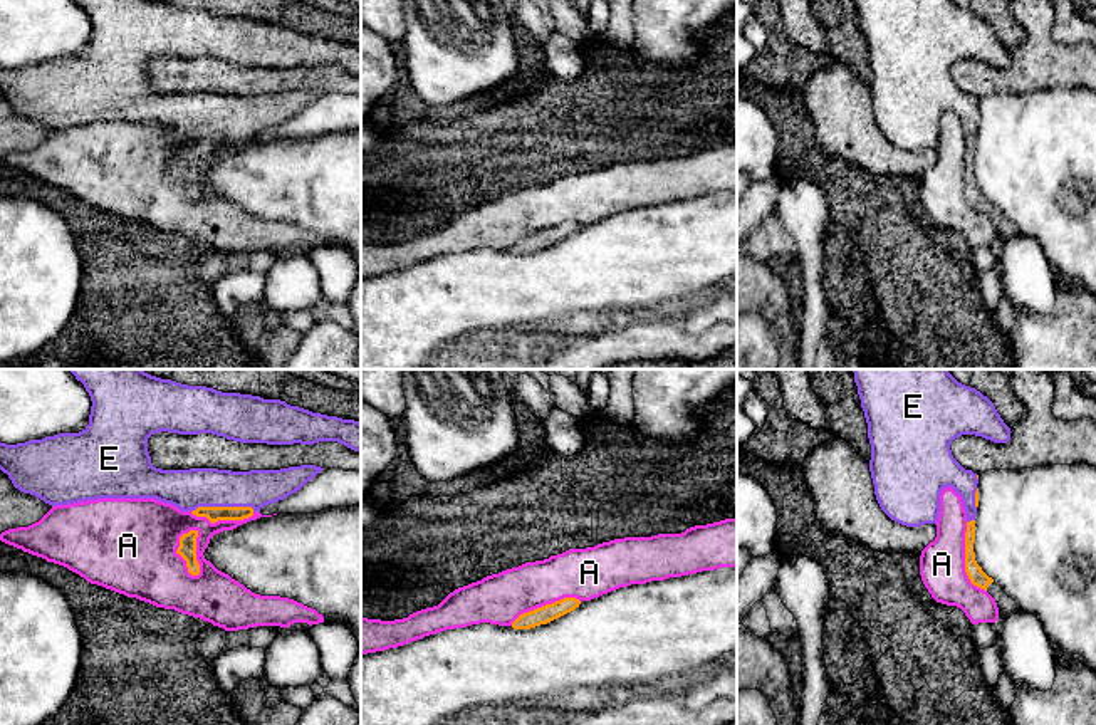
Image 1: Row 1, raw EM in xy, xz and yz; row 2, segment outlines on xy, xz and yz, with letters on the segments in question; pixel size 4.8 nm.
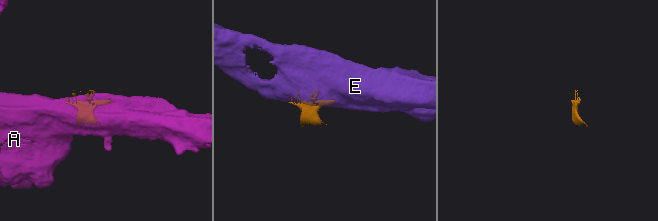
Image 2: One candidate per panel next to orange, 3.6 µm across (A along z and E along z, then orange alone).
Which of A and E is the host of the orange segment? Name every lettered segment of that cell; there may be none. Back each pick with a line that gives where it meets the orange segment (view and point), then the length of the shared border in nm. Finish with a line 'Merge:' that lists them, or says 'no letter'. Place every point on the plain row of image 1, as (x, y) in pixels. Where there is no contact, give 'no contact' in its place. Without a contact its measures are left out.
E: xy (224, 131) | 300 nm
Merge: E

